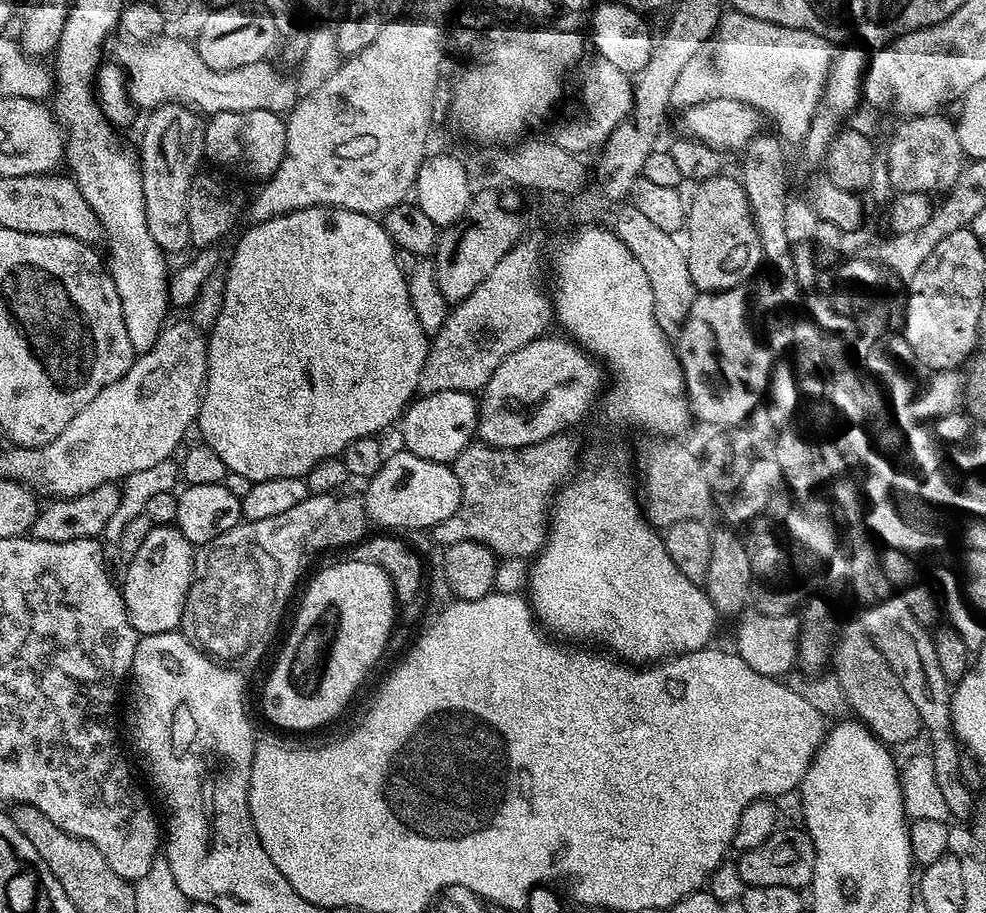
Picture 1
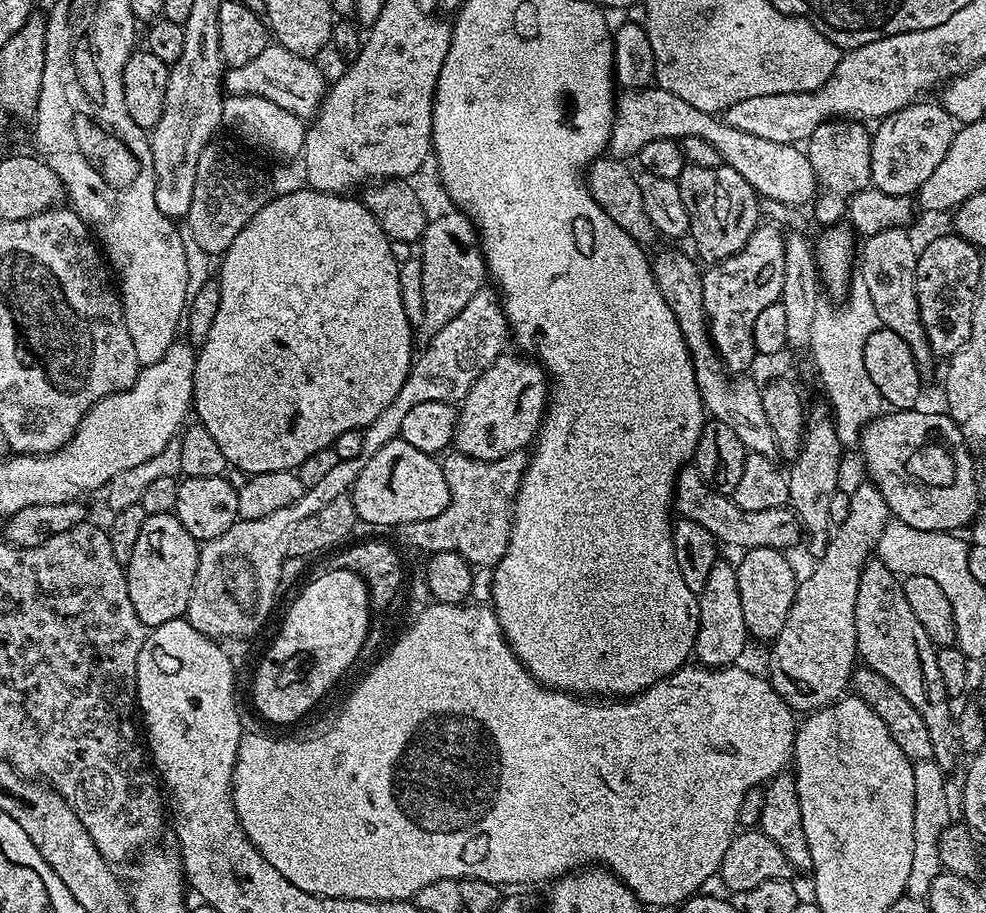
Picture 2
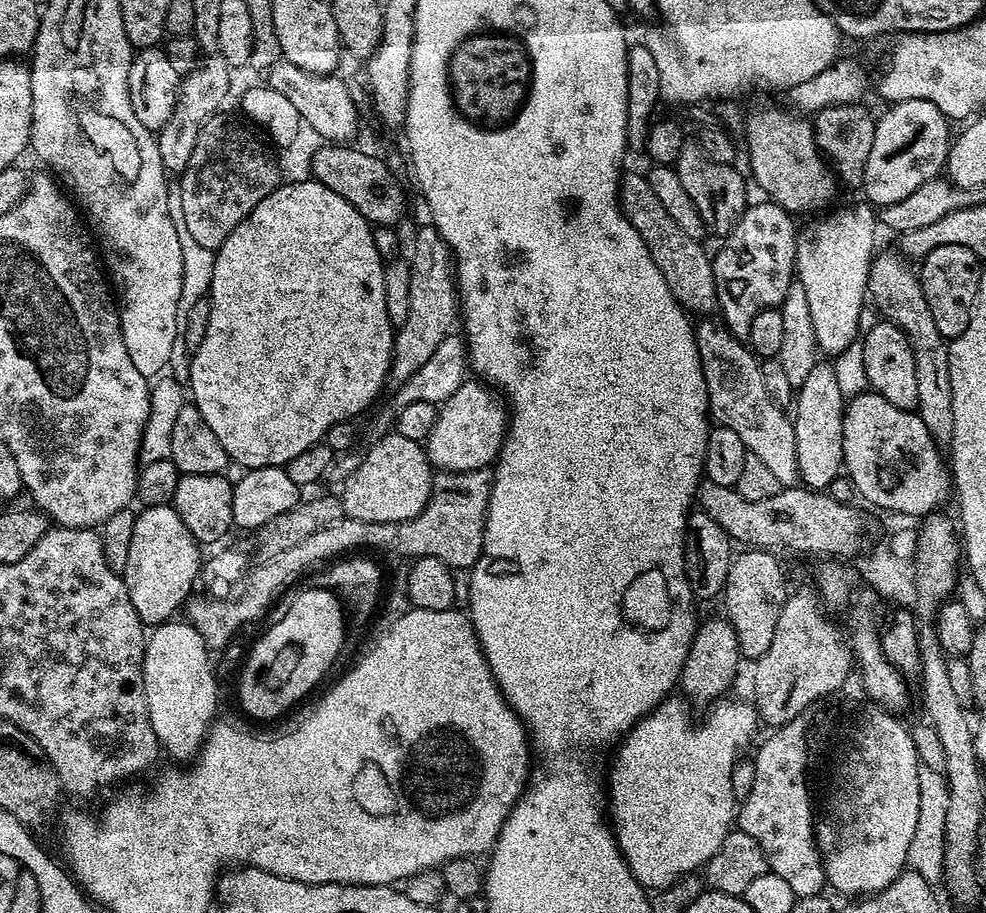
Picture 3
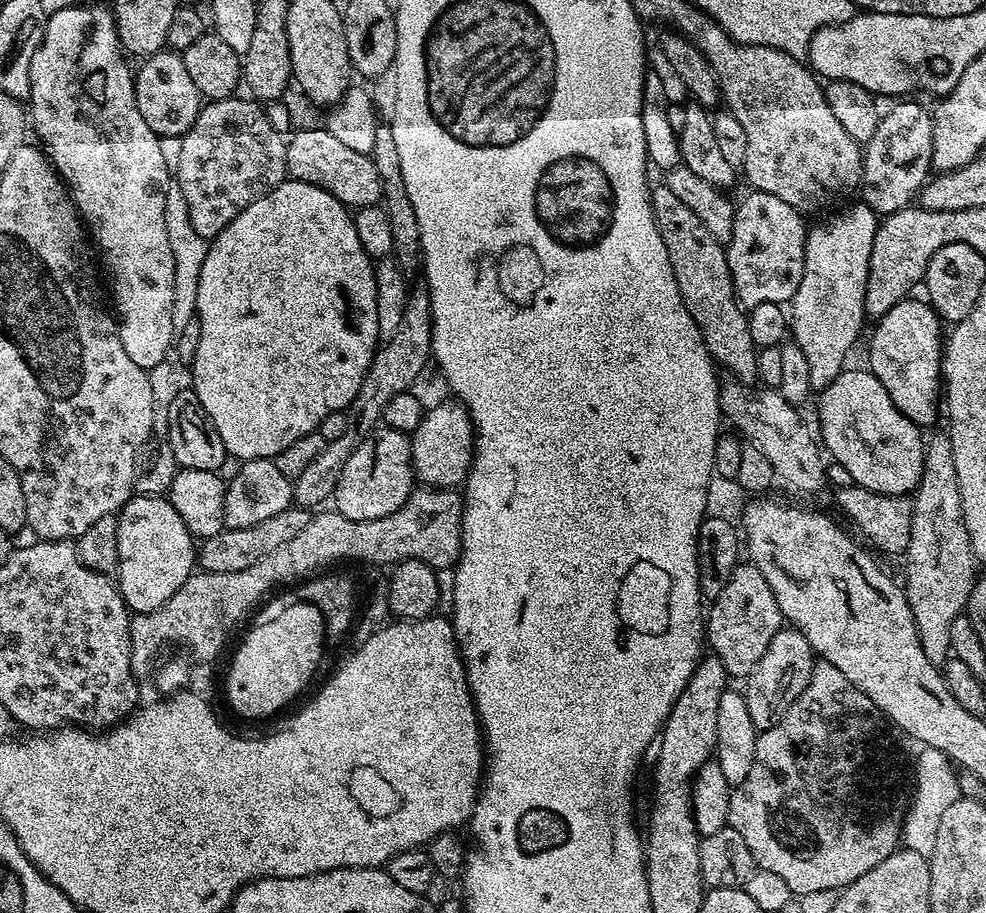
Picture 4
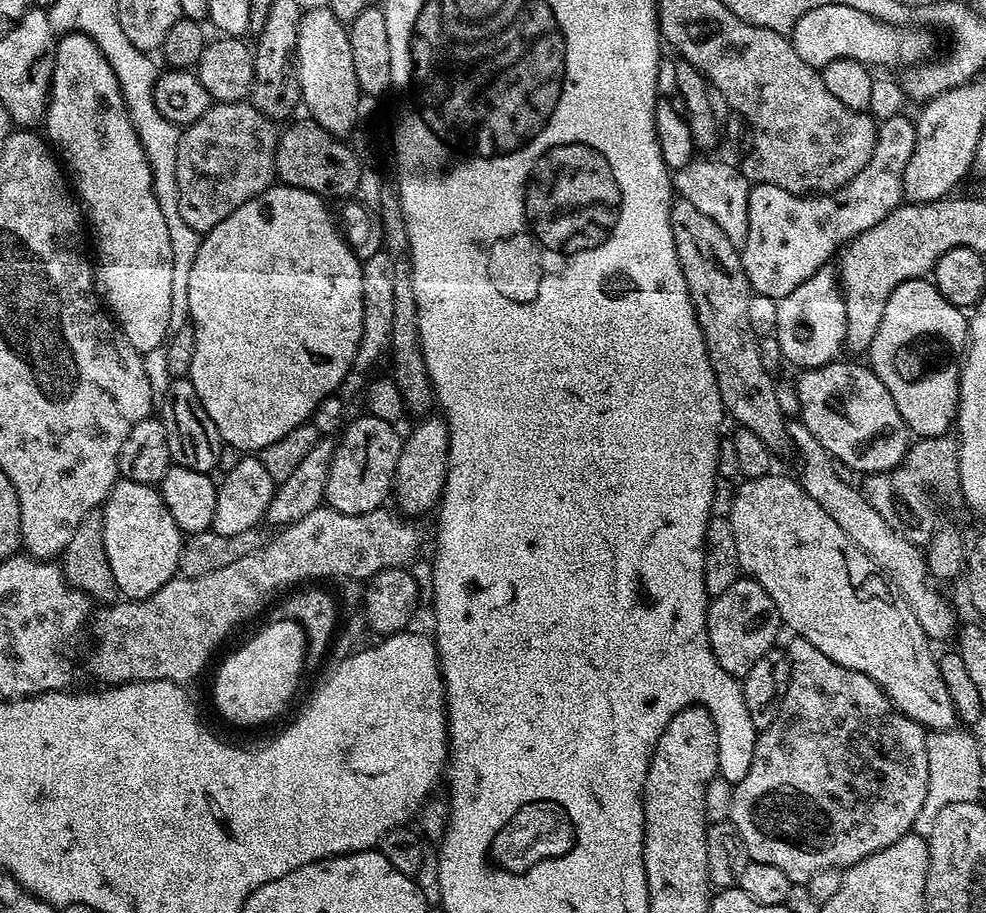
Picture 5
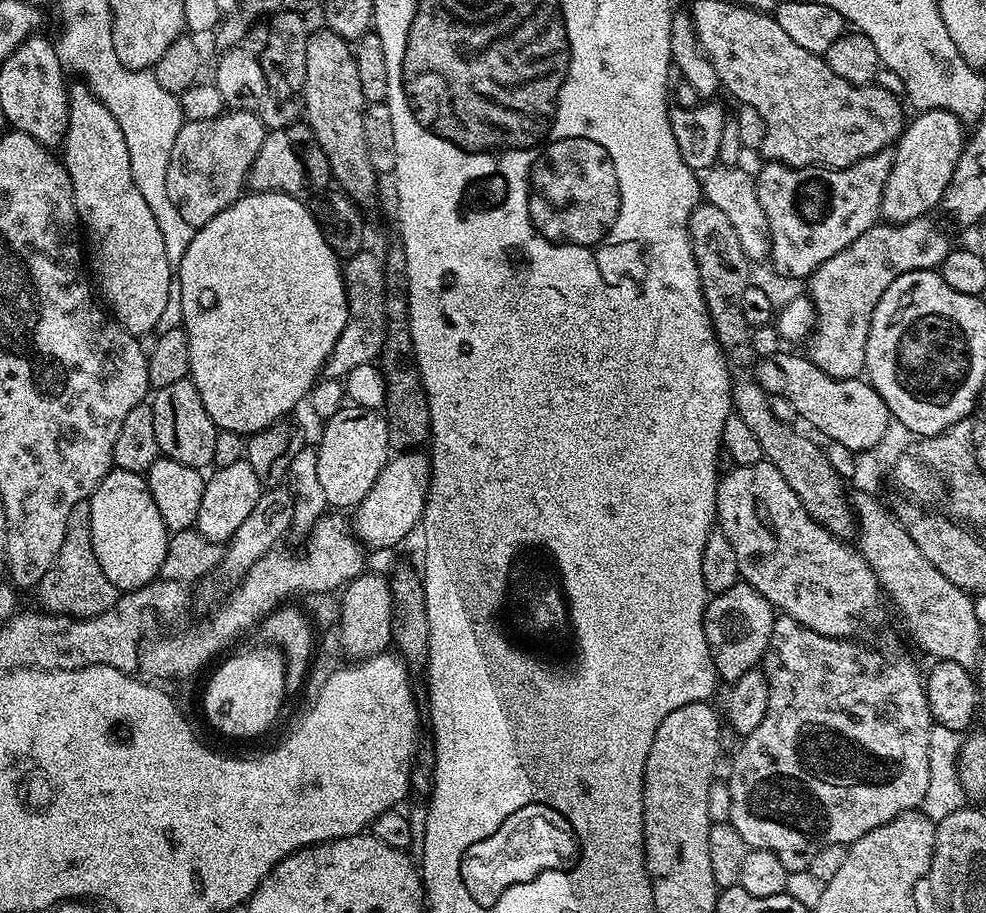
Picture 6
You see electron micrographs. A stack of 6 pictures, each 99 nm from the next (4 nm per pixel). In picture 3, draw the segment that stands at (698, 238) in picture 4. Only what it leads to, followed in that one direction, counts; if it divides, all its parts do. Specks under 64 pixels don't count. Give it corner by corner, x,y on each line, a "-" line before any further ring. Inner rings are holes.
625,171
621,175
620,206
624,209
626,219
634,226
634,230
638,230
642,242
646,242
646,246
658,266
658,270
666,278
666,286
670,286
672,297
689,313
715,313
718,305
716,303
716,279
714,278
714,270
712,269
712,256
709,253
704,253
703,247
705,245
701,241
690,238
690,234
686,234
686,230
682,230
682,226
678,226
678,222
674,222
674,218
670,218
670,214
666,212
666,206
662,206
662,201
658,198
658,194
654,194
654,189
650,186
648,177
643,171

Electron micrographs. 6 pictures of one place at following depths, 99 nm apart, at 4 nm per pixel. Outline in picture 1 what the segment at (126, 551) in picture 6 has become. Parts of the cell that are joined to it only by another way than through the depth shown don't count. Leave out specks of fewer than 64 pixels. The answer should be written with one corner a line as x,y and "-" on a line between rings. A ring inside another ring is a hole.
157,524
143,539
138,554
126,564
122,579
126,610
137,634
153,636
180,628
186,594
192,585
193,559
194,545
173,525

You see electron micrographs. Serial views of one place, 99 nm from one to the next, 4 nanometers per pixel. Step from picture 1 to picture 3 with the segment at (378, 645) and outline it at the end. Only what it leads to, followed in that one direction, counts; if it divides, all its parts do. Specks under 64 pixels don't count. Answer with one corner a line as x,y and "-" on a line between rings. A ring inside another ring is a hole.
305,587
305,592
300,592
296,597
288,600
288,609
282,614
282,618
272,620
269,628
256,640
256,645
248,652
248,661
244,664
244,669
240,672
240,704
244,707
244,712
248,716
253,716
256,720
272,720
275,716
280,716
283,712
288,712
328,671
332,668
332,663
340,656
340,651
344,648
344,624
346,625
346,613
341,605
340,597
336,593
325,588

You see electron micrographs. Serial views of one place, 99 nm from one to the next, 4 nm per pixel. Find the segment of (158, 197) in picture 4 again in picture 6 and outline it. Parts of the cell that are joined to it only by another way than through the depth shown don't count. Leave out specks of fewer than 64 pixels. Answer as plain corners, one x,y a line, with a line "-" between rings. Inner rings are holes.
73,87
68,97
68,133
64,135
62,163
68,169
68,177
72,179
76,212
80,215
80,223
86,233
86,244
88,240
92,247
90,272
95,287
103,303
111,309
115,319
124,325
126,331
131,336
144,338
148,331
151,333
155,329
168,301
168,289
173,283
174,272
166,262
162,230
158,230
158,222
154,222
154,214
150,214
146,198
142,198
142,194
138,194
138,186
134,186
129,154
116,119
109,114
107,106
83,87
80,88

